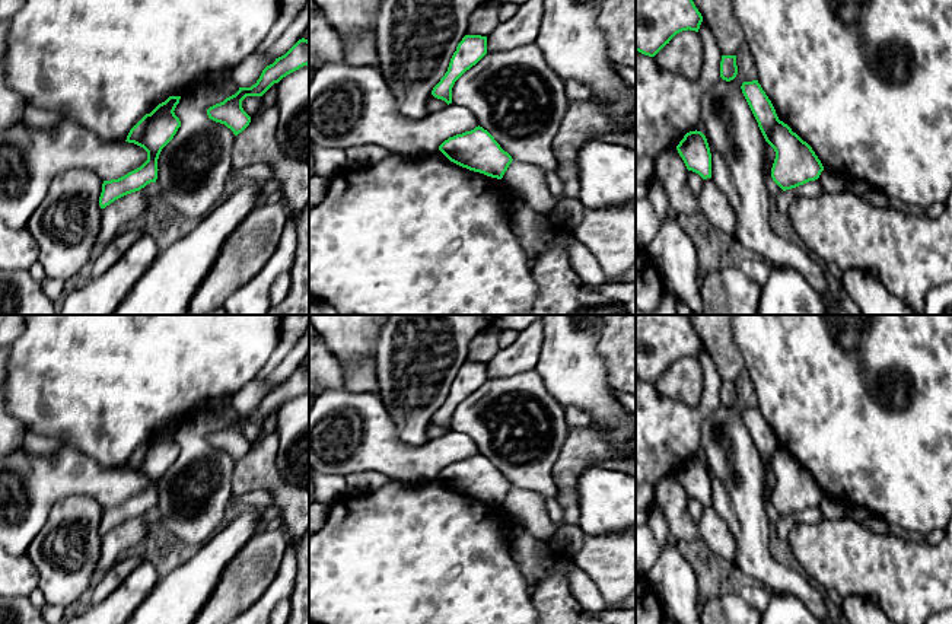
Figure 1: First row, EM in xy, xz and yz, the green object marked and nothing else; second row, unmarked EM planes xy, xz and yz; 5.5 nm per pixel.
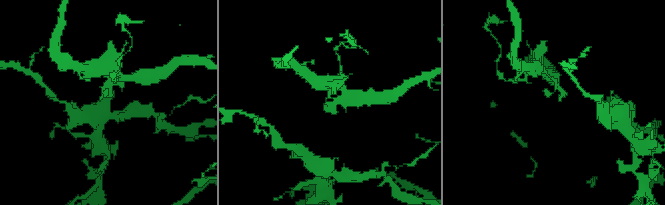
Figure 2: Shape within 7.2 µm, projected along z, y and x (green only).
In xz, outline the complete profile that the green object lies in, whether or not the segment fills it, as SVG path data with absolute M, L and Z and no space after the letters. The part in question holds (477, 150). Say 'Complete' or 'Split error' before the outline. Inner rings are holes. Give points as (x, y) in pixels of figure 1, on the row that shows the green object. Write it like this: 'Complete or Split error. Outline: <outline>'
Complete. Outline: M483 127L445 140L439 150L453 163L491 178L502 179L512 156Z

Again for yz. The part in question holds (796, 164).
Complete. Outline: M758 80L744 82L741 89L765 141L776 152L773 181L786 191L818 179L824 171L821 160L806 141L779 120Z

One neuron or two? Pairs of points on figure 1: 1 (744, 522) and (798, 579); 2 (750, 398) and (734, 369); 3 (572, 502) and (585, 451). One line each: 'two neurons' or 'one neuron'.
1: one neuron
2: two neurons
3: one neuron

